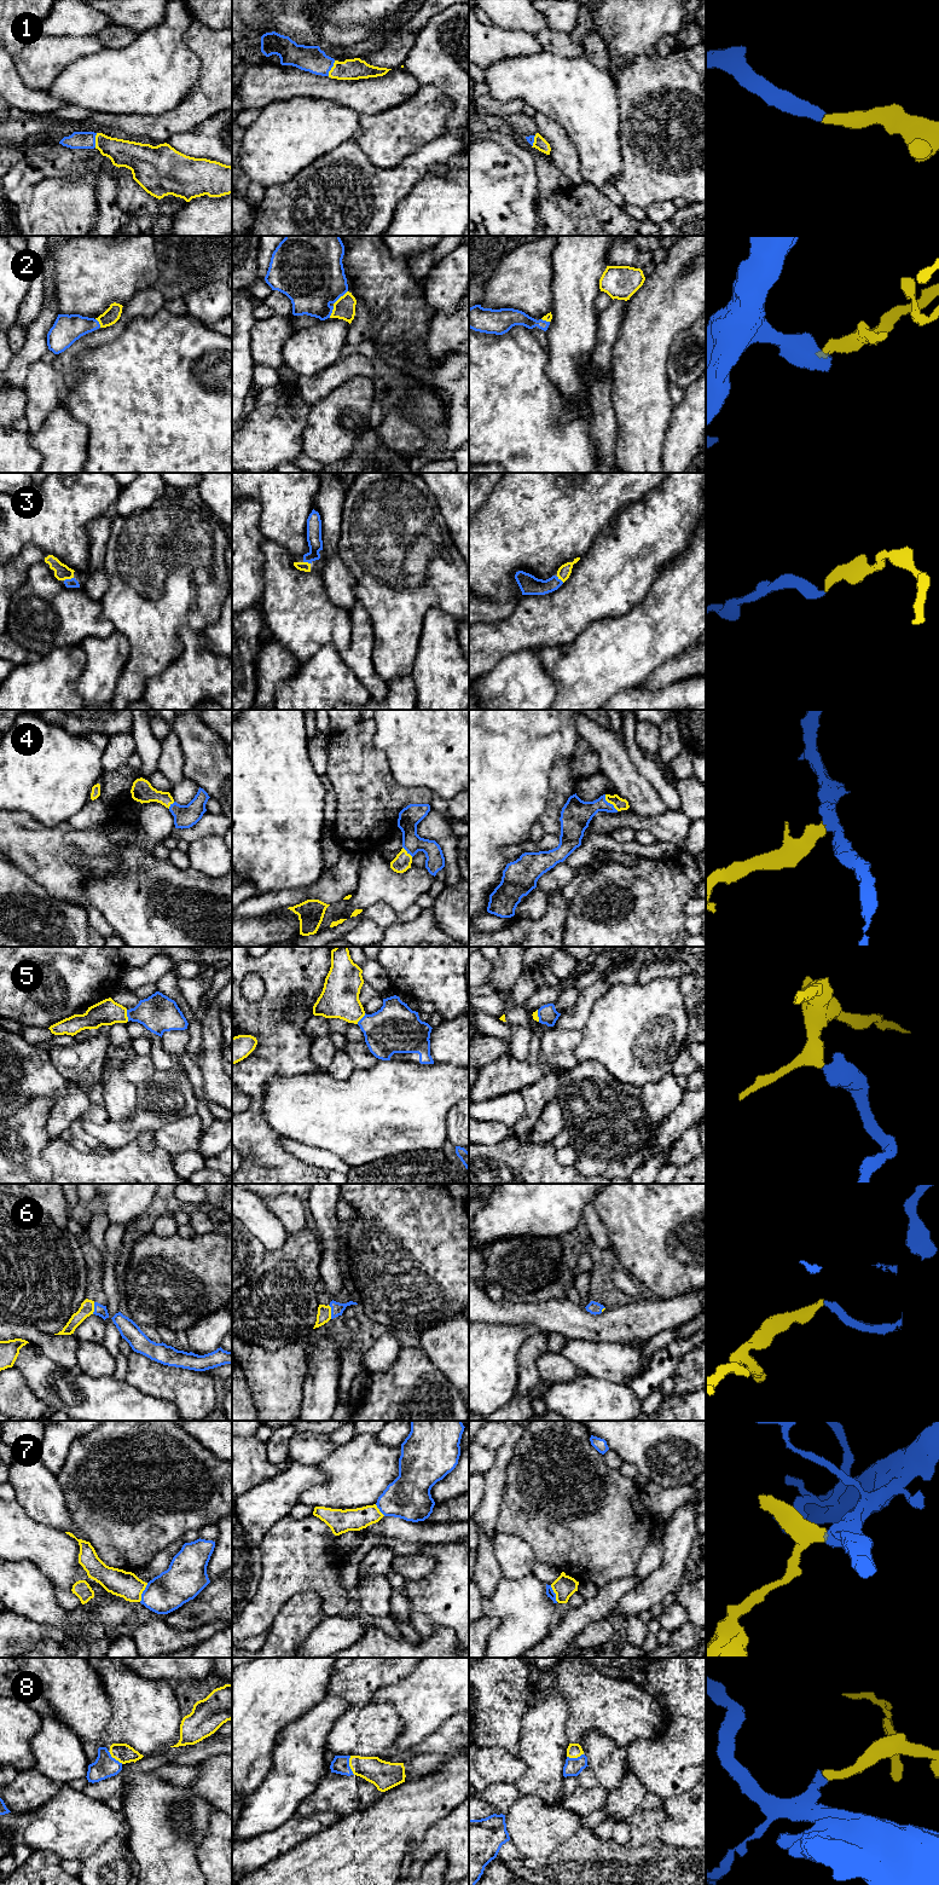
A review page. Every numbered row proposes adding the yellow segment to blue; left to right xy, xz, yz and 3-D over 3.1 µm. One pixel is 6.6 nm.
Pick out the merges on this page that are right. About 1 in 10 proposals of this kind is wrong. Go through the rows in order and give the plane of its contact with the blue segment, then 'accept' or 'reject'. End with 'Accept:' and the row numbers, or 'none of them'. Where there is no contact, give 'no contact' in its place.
1: contact in xz; accept
2: contact in xz; accept
3: contact in xy; accept
4: contact in yz; accept
5: contact in xy; accept
6: contact in xz; accept
7: contact in xy; reject
8: contact in xz; accept
Accept: 1, 2, 3, 4, 5, 6, 8

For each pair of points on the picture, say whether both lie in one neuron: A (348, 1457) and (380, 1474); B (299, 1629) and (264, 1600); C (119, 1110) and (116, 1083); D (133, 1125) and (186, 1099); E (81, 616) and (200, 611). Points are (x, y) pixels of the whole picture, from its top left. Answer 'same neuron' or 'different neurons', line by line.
A: same neuron
B: different neurons
C: same neuron
D: same neuron
E: different neurons

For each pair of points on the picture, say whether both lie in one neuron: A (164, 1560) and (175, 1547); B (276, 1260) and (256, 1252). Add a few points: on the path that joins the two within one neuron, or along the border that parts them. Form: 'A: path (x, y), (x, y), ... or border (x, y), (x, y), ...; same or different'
A: path (166, 1556), (172, 1550); same
B: border (266, 1250), (262, 1261), (248, 1279); different

